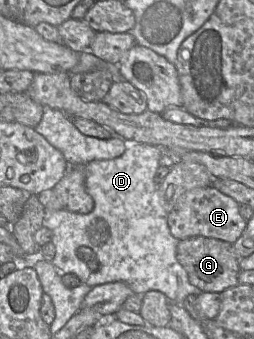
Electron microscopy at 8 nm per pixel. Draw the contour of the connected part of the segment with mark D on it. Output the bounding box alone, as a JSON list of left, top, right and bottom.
[43,143,196,298]

